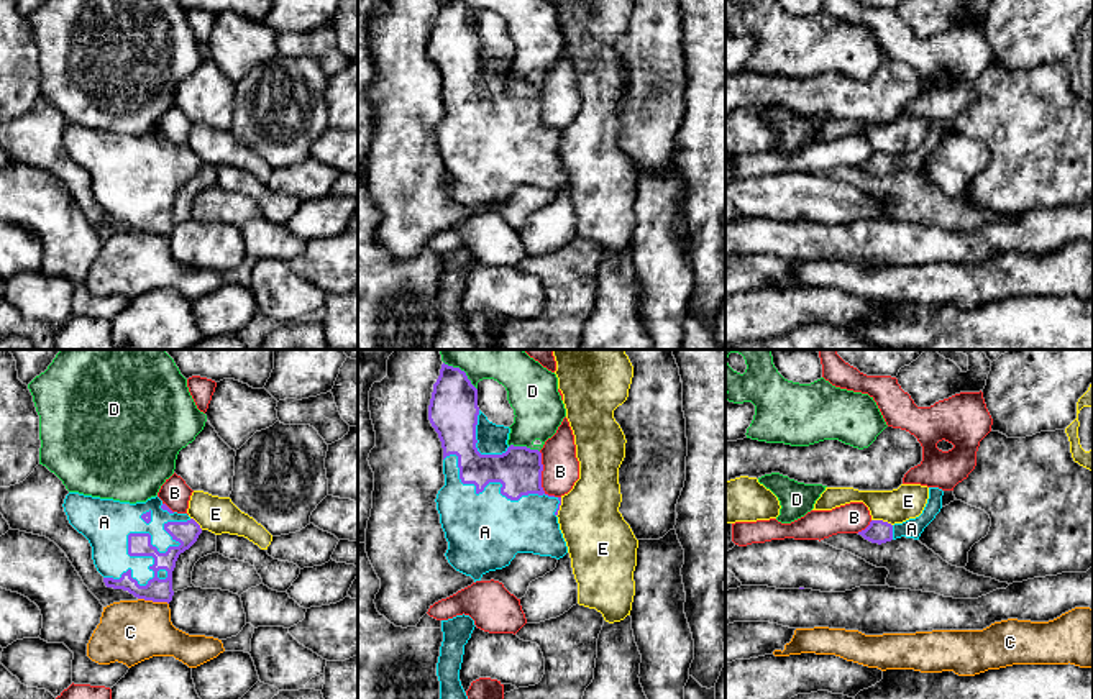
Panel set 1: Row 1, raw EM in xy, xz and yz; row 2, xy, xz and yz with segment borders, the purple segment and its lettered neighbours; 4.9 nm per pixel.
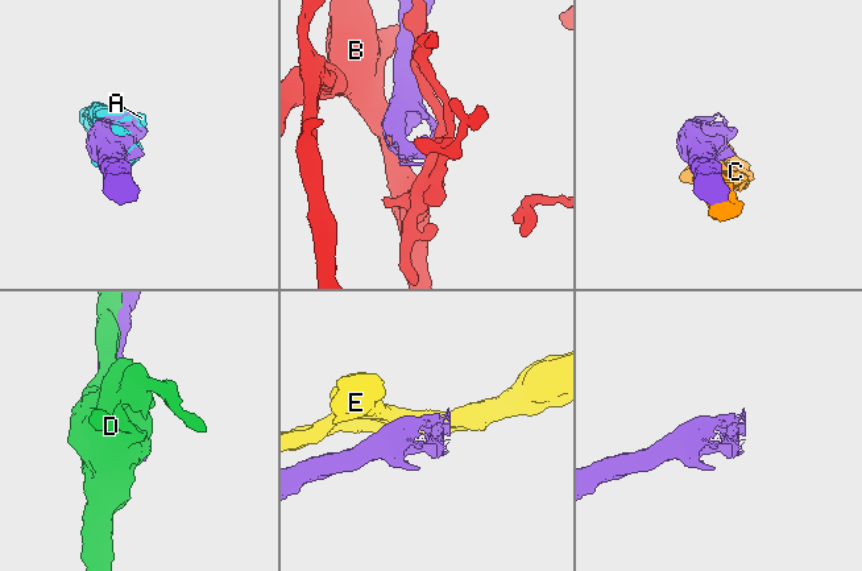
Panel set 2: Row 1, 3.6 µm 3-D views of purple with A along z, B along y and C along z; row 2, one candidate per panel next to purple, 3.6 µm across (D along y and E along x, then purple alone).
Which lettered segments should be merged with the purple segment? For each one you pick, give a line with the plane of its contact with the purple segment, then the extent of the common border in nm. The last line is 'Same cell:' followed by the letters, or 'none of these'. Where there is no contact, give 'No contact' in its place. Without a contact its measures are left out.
A: Touches purple in xy. Shared border 500 nm
Same cell: A

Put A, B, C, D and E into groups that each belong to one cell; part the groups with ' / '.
A / B / C / D / E

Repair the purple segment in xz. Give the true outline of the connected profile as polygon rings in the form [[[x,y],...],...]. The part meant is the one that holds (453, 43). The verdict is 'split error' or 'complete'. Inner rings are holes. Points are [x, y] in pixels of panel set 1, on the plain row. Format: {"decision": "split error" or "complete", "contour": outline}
{"decision": "split error", "contour": [[[441,0],[428,38],[428,53],[443,80],[445,118],[437,126],[437,143],[448,174],[448,195],[476,213],[510,197],[517,185],[563,190],[568,185],[560,162],[561,130],[548,128],[542,120],[542,85],[527,79],[507,77],[510,61],[496,57],[478,39],[478,21],[460,0]]]}

